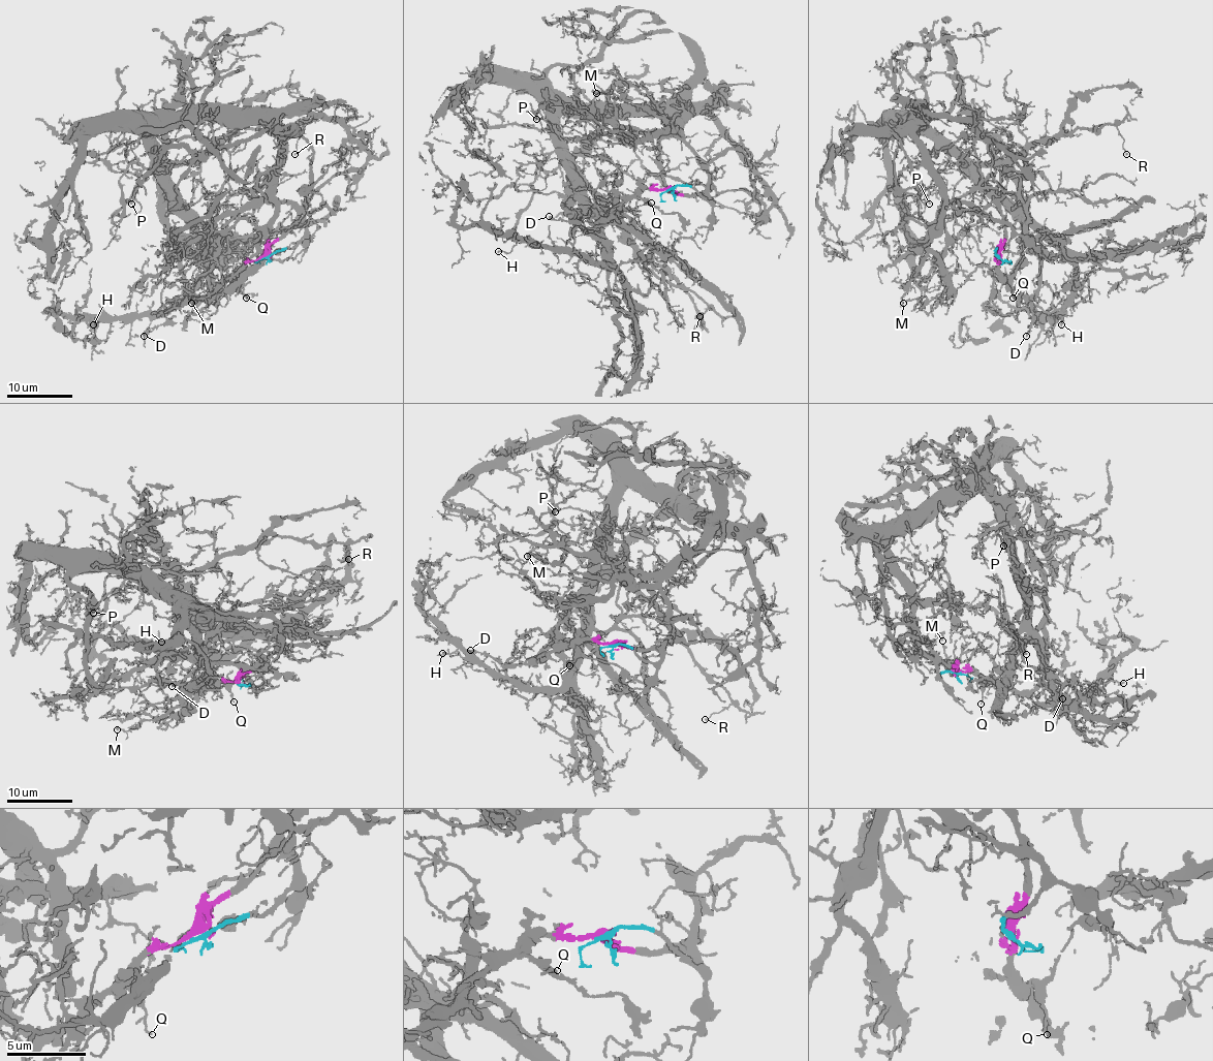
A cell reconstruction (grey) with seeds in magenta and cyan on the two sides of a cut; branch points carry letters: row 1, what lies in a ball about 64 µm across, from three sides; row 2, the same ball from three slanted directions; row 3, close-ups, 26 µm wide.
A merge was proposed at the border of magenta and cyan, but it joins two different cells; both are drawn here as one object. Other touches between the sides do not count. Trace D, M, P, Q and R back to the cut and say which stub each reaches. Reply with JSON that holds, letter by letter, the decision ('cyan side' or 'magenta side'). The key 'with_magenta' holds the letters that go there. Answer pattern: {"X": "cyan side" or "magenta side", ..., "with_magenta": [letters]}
{"D": "magenta side", "M": "cyan side", "P": "cyan side", "Q": "magenta side", "R": "cyan side", "with_magenta": ["D", "Q"]}

